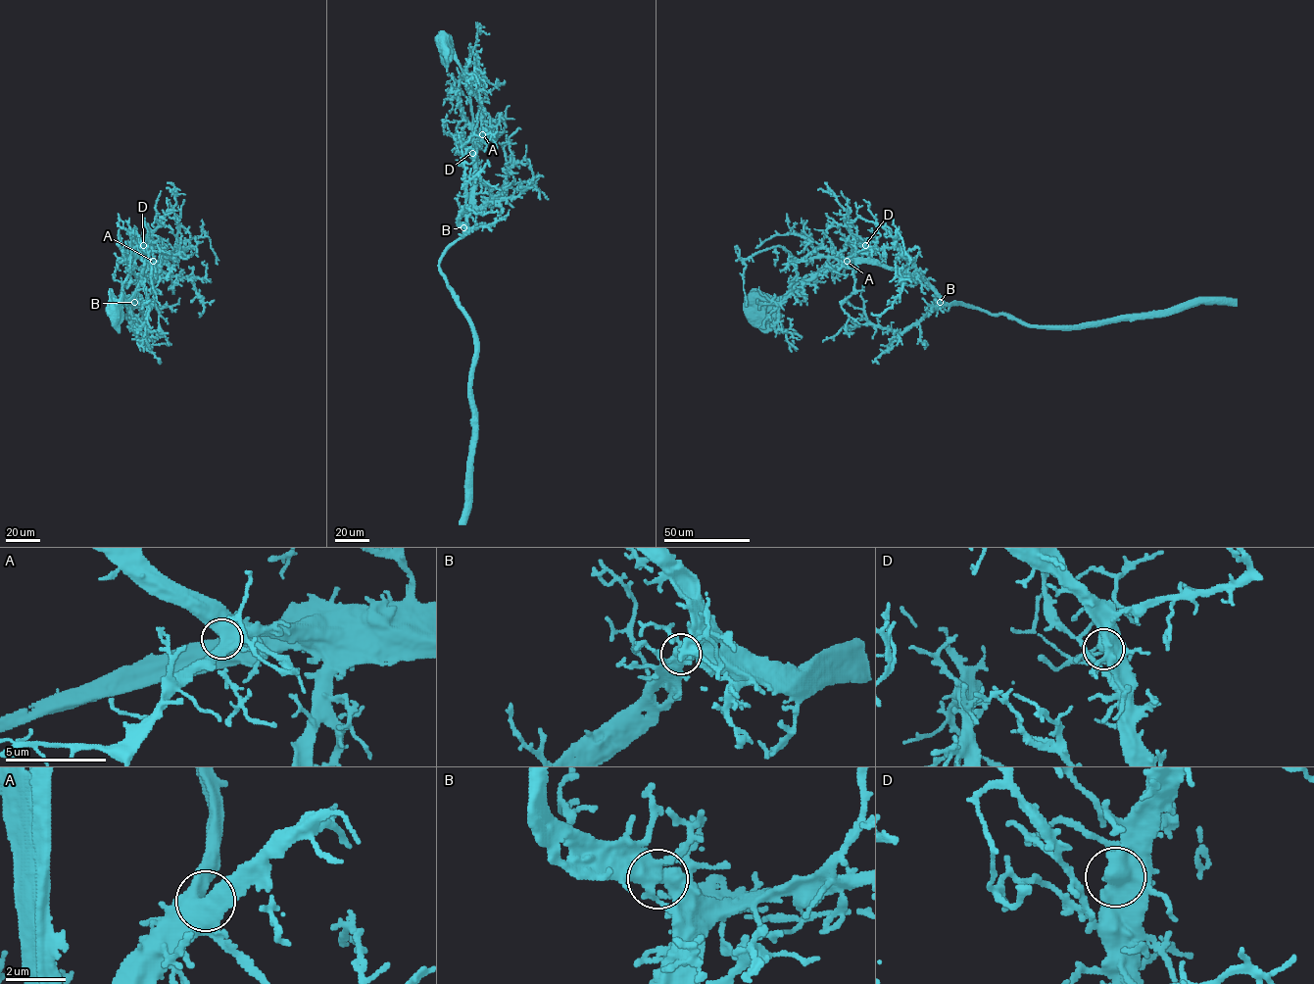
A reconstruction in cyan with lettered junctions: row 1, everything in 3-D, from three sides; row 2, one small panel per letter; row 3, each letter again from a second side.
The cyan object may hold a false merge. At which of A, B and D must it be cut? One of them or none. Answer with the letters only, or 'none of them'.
none of them

